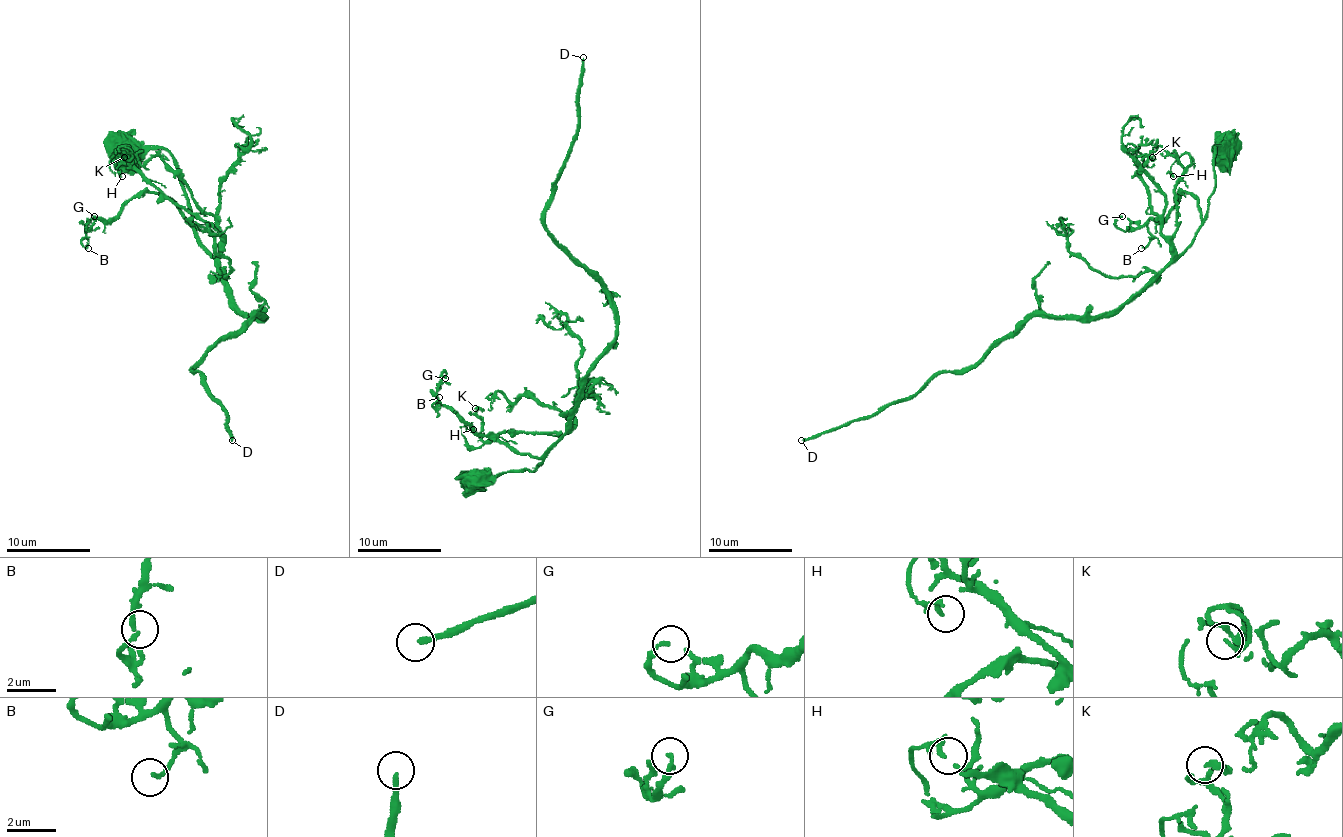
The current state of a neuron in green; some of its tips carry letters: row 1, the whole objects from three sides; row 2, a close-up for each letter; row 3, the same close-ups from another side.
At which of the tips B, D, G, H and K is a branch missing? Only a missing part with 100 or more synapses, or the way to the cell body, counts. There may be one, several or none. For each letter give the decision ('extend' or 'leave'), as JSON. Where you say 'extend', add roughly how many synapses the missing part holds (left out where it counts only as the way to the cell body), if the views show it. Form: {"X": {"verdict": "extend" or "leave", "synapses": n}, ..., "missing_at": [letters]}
{"B": {"verdict": "leave"}, "D": {"verdict": "extend", "synapses": 400}, "G": {"verdict": "leave"}, "H": {"verdict": "leave"}, "K": {"verdict": "leave"}, "missing_at": ["D"]}

